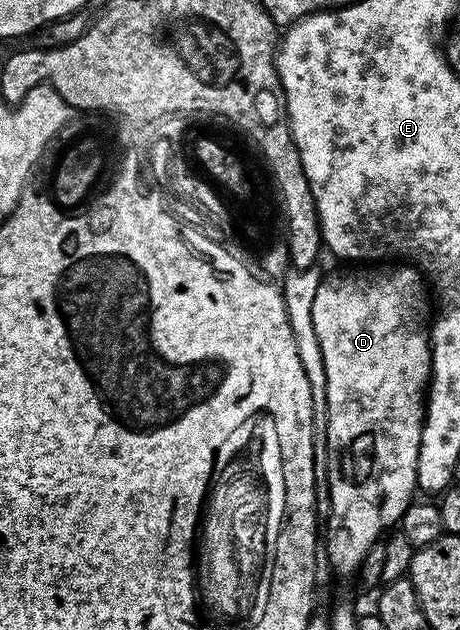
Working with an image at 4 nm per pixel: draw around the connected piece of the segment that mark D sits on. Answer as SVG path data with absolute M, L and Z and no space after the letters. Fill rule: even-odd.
M371 265L366 269L355 269L352 275L326 275L320 278L317 285L317 297L313 301L313 329L317 332L317 341L321 345L321 357L325 361L325 389L327 390L327 468L329 469L329 513L325 517L327 523L327 543L325 543L325 550L329 553L329 565L332 572L336 576L351 575L353 576L360 570L360 567L366 561L366 554L369 549L373 549L375 543L380 542L382 531L390 532L391 526L398 524L402 520L403 514L407 506L413 502L417 495L417 453L421 445L421 433L423 432L423 416L425 414L425 396L429 391L429 384L431 382L431 328L429 326L433 318L433 303L429 298L429 287L425 282L425 276L422 271L410 265Z

